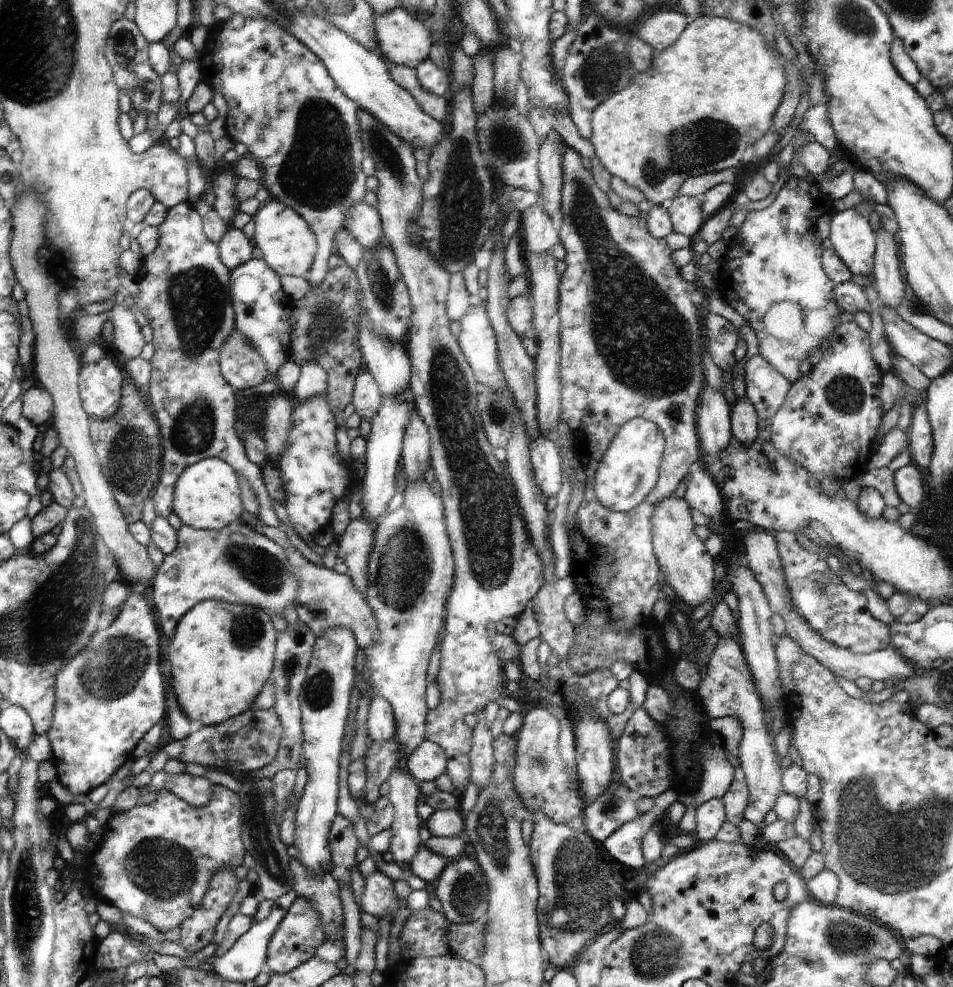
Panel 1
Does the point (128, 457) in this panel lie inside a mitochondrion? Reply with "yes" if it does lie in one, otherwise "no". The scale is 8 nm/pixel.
yes

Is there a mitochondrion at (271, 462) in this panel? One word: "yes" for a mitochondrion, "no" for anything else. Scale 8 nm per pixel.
no

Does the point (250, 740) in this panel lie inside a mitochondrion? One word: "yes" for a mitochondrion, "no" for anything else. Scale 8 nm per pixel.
no

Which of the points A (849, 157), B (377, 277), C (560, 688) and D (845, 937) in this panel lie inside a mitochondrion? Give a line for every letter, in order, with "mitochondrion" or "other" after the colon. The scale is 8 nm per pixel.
A: other
B: mitochondrion
C: other
D: mitochondrion

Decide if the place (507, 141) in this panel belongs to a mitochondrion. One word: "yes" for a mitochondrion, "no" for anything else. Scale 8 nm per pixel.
yes

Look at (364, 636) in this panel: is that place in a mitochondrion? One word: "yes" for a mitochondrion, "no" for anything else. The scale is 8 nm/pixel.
no

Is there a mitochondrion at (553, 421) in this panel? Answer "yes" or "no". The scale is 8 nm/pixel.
no

